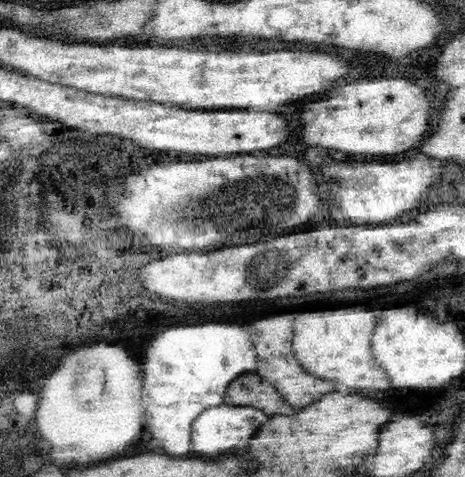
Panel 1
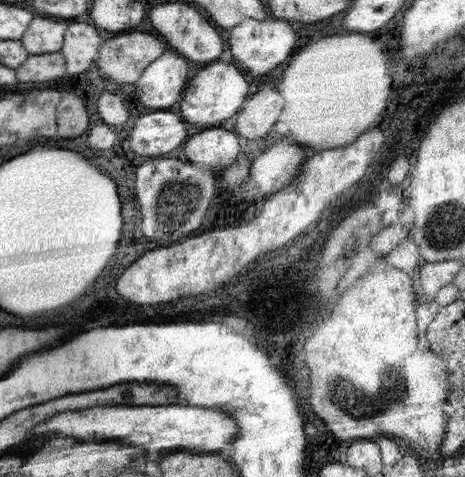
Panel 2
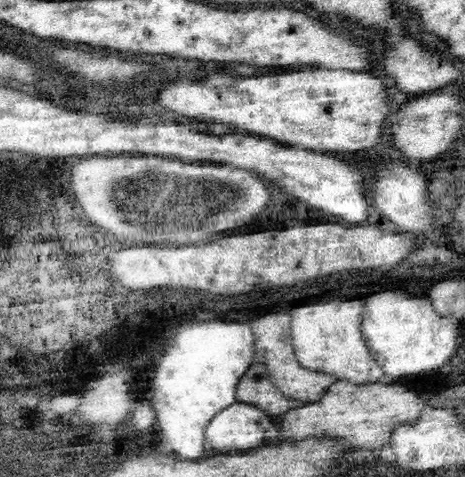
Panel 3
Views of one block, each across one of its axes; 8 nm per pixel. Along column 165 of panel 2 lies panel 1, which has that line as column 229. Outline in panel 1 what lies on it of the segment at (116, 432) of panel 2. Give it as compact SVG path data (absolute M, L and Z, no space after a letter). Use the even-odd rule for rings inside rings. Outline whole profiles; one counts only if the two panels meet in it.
M214 406L206 408L194 422L192 422L192 448L194 452L202 456L218 456L218 454L230 454L230 456L244 456L248 442L254 438L254 432L260 430L260 424L264 424L270 416L266 416L258 408L244 408L244 406Z

